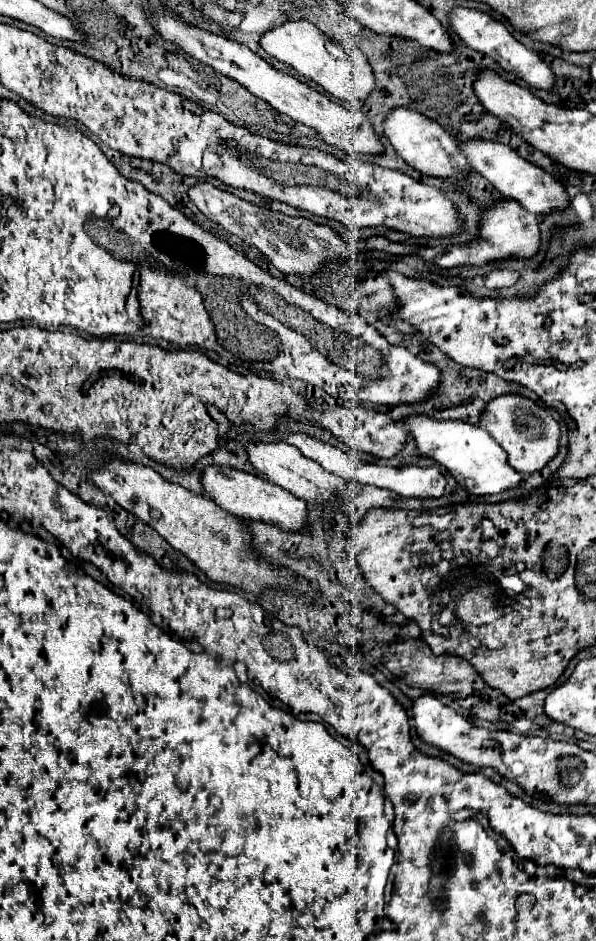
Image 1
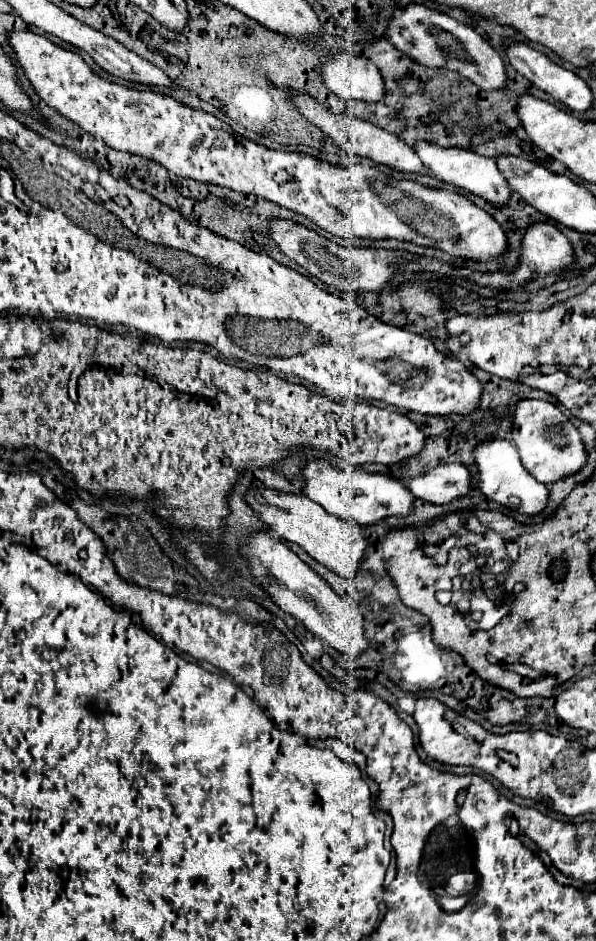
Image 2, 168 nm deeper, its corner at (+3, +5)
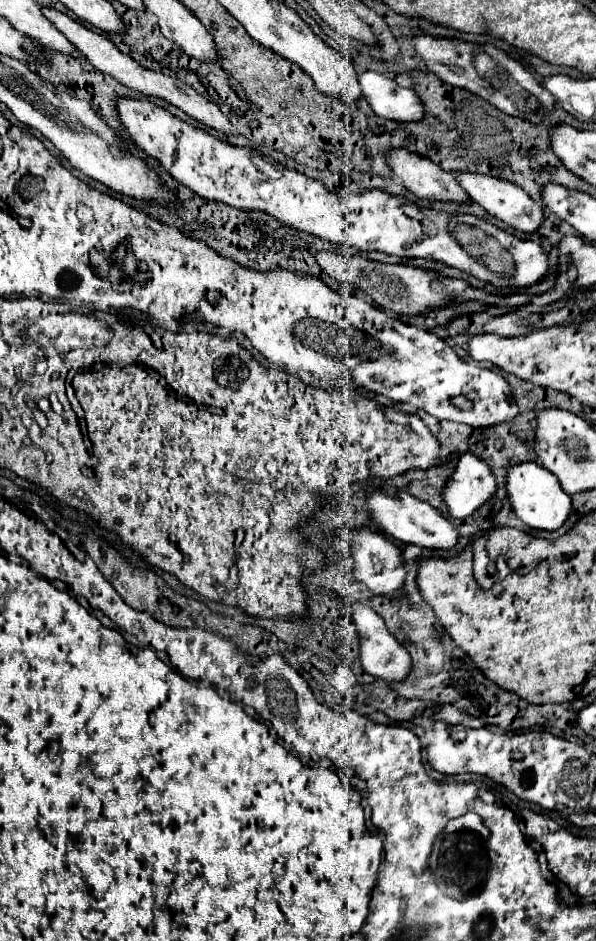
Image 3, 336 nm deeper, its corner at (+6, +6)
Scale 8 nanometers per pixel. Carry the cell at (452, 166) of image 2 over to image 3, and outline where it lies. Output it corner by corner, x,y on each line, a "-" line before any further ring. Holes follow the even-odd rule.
453,172
455,180
463,186
463,190
469,194
469,198
477,204
481,204
491,216
503,220
505,224
509,224
511,228
519,230
519,232
535,232
543,220
543,208
539,202
531,200
523,188
515,186
513,182
495,178
495,176
487,176
487,174
477,174
477,172

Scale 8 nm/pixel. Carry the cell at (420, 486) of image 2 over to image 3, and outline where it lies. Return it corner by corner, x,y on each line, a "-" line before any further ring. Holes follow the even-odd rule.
467,452
459,458
455,470
445,480
441,500
447,506
451,518
463,520
471,512
475,512
485,500
489,500
495,490
495,478
489,466

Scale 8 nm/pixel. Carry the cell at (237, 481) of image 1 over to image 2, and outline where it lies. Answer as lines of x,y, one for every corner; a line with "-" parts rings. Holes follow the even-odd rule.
264,487
248,491
246,501
260,515
260,519
270,527
274,537
288,543
296,543
312,559
316,559
318,563
322,563
324,567
328,567
330,571
338,573
344,579
354,579
354,575
358,575
358,569
366,559
366,549
368,549
368,539
364,537
360,523
342,521
330,515
322,505
314,503
304,495
280,493

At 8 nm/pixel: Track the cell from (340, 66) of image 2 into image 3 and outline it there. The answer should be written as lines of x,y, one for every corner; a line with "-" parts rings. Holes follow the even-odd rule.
365,70
359,74
359,86
363,98
379,118
413,122
415,118
423,116
423,106
419,106
419,98
415,98
415,92
401,86
395,78

